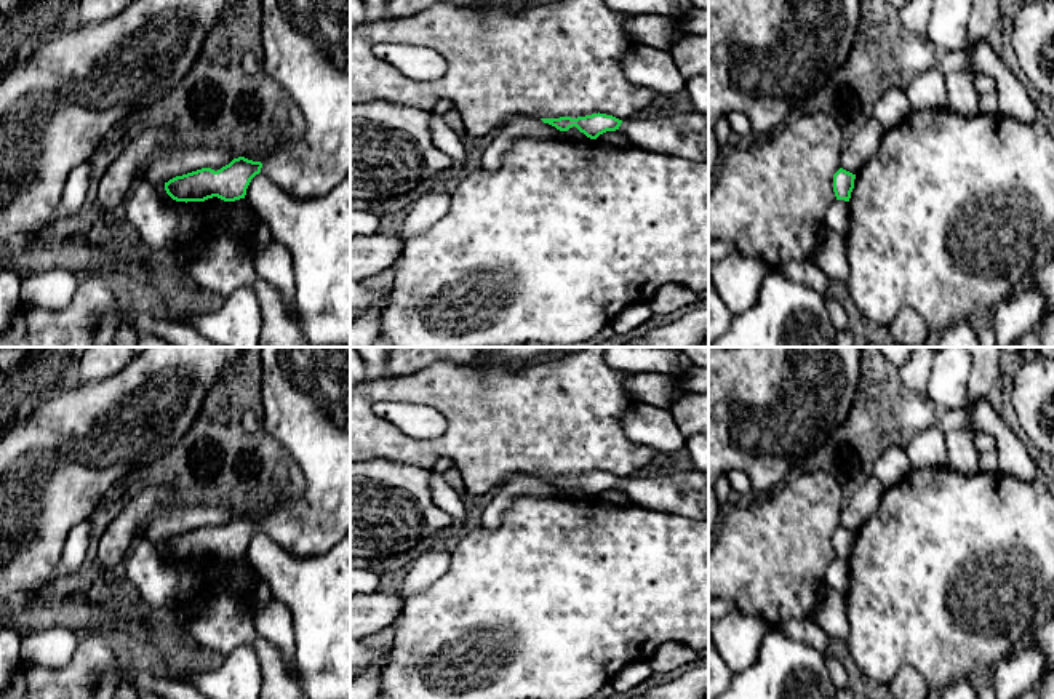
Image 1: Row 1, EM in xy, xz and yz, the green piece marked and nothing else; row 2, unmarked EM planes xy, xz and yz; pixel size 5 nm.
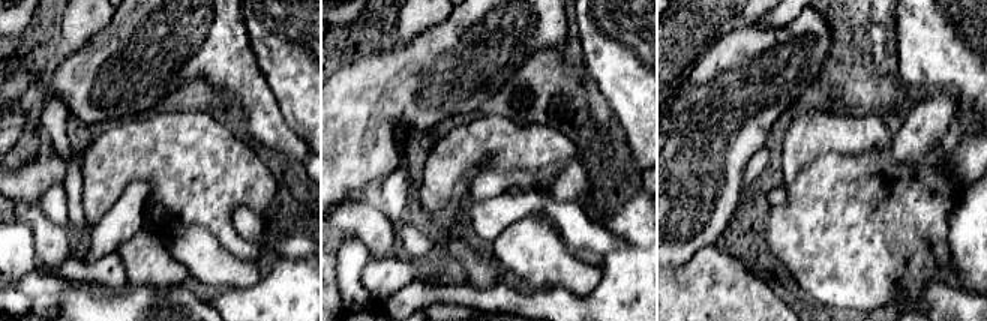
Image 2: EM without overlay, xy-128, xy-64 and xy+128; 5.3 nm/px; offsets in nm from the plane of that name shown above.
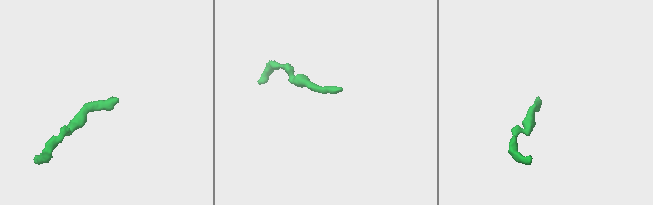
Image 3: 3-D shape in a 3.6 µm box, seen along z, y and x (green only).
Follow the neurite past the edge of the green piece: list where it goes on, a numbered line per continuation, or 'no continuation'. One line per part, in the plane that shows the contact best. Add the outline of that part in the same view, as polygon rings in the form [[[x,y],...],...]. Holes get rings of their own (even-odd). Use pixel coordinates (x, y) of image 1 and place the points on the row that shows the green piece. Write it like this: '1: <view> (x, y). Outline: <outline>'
1: xy (306, 43). Outline: [[[261,0],[264,69],[299,106],[307,128],[296,144],[262,162],[261,173],[299,200],[326,195],[350,174],[350,0]]]

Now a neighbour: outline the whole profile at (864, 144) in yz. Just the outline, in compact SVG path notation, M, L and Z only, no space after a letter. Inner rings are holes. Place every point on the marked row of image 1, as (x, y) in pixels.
M867 117L854 131L851 141L844 144L841 154L841 168L857 174L862 166L876 155L883 141L884 128L881 123Z

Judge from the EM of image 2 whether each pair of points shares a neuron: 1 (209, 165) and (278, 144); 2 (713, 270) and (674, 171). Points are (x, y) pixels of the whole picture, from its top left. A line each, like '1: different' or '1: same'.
1: different
2: different

